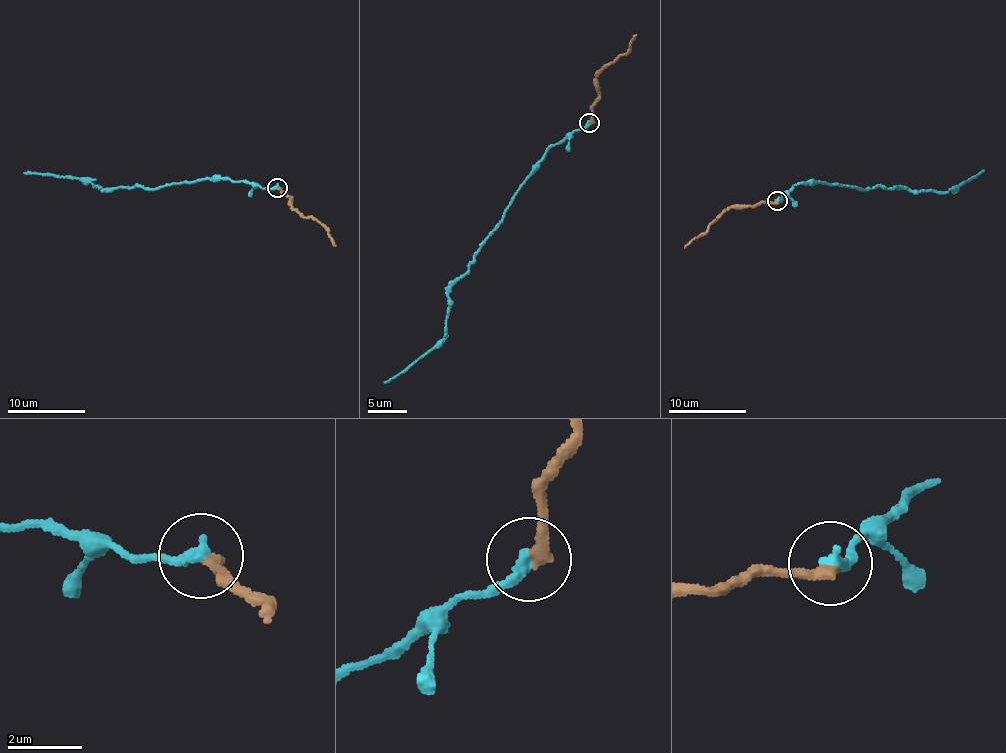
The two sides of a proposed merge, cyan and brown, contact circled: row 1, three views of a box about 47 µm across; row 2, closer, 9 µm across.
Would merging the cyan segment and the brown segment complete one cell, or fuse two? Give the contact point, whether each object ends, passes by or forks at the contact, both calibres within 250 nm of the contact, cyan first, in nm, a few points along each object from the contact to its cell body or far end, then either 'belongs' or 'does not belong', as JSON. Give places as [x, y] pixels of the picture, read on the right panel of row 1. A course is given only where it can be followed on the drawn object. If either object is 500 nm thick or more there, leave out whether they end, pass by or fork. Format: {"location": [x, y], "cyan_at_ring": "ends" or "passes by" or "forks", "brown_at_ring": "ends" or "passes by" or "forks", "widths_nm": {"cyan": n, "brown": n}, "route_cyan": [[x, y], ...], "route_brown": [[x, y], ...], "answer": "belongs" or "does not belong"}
{"location": [777, 200], "cyan_at_ring": "ends", "brown_at_ring": "ends", "widths_nm": {"cyan": 360, "brown": 320}, "route_cyan": [[777, 200], [793, 186], [813, 179], [833, 185], [855, 185], [865, 190], [883, 186], [948, 192], [982, 171]], "route_brown": [[775, 200], [726, 209], [704, 235], [693, 238], [684, 247]], "answer": "belongs"}

